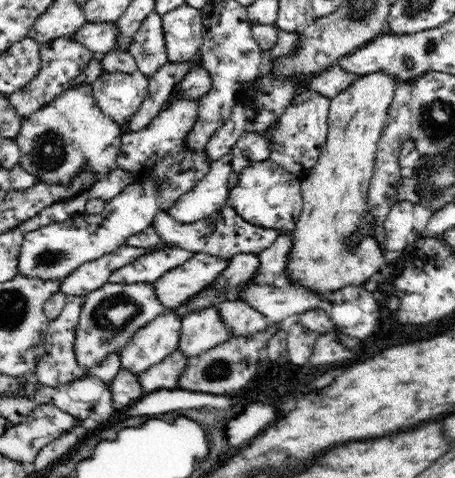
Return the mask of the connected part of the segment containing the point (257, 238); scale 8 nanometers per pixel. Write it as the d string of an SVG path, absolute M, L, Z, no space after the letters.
M229 204L224 205L207 218L192 224L177 222L166 211L160 210L156 214L152 226L162 237L163 242L169 246L178 247L191 253L214 255L214 257L226 261L230 261L233 256L239 254L258 255L259 252L268 248L278 238L278 231L274 231L274 229L262 229L262 227L246 223Z

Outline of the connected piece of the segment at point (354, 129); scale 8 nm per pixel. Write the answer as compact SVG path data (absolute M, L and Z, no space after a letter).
M370 72L360 76L357 82L330 99L328 112L328 134L320 157L312 168L302 174L300 192L303 198L302 214L291 234L292 248L286 256L284 275L290 285L306 287L314 295L323 295L341 288L362 285L366 278L374 276L386 262L382 249L372 236L365 236L362 227L367 214L368 188L373 175L377 147L387 120L388 110L394 100L400 77L383 72Z

